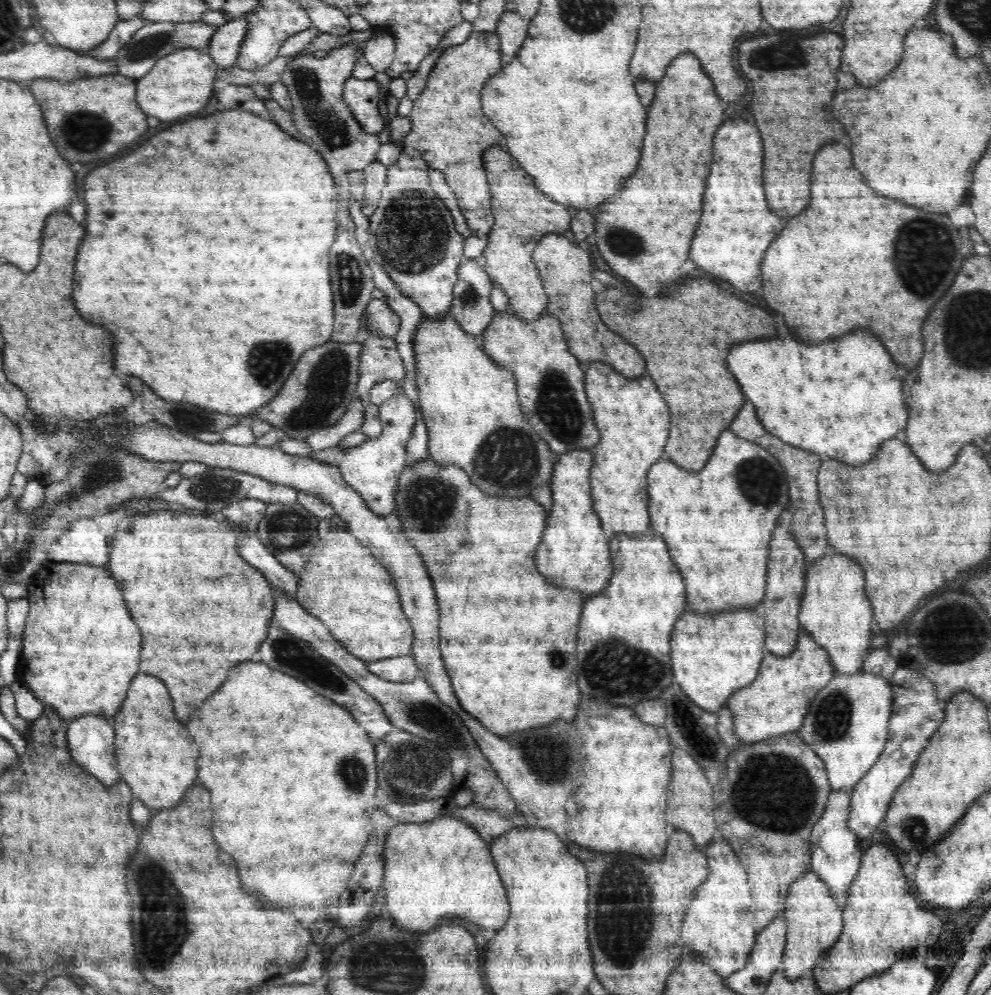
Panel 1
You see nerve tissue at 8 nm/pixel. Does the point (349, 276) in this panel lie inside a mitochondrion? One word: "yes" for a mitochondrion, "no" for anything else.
yes

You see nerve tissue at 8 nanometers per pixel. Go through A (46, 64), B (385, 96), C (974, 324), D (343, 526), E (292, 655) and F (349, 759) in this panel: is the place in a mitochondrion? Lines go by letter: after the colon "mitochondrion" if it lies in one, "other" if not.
A: other
B: other
C: mitochondrion
D: other
E: mitochondrion
F: mitochondrion

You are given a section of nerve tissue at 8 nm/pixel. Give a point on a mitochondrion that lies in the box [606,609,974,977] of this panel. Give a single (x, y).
(773, 791)

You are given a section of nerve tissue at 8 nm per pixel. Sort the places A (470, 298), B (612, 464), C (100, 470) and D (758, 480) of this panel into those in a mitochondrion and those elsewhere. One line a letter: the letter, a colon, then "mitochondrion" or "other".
A: mitochondrion
B: other
C: mitochondrion
D: mitochondrion

